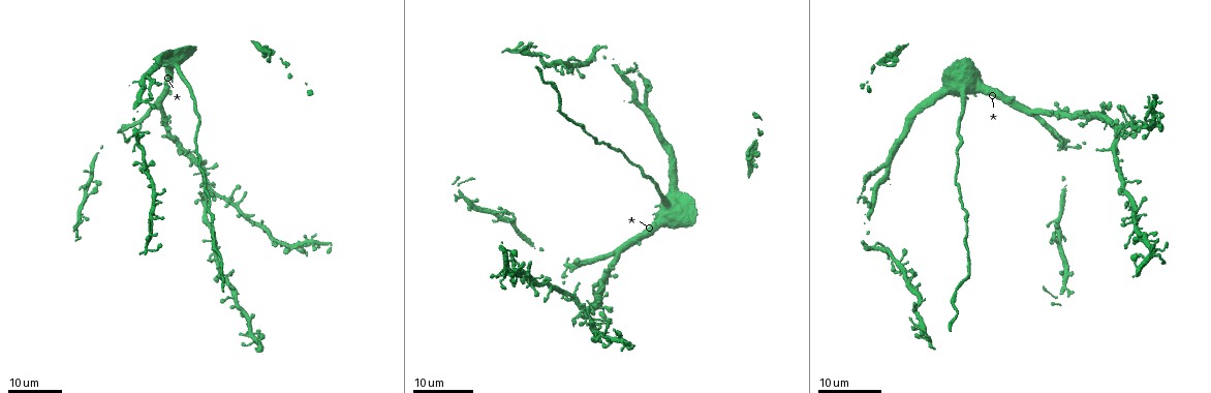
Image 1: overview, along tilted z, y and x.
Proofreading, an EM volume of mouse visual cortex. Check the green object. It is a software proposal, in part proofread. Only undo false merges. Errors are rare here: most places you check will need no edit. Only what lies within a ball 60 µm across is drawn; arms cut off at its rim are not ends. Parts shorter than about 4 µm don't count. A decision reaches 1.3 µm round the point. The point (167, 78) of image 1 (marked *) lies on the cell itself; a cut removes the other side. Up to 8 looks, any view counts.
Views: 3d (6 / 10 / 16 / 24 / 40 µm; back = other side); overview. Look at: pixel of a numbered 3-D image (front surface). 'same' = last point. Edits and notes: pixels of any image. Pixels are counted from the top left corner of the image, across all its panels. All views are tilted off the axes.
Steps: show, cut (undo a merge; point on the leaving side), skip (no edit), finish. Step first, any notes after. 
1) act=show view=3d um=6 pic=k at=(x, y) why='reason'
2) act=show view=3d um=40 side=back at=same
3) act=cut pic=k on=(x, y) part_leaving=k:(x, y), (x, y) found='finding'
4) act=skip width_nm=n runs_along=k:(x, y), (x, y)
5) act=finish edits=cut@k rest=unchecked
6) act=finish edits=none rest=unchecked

act=show view=3d um=24 pic=1 at=(1136, 229) why='four arms meet'

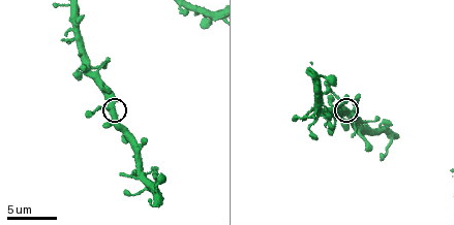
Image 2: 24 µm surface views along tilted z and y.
act=show view=3d um=6 pic=2 at=(110, 109) why='closer look'

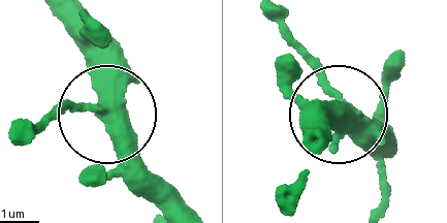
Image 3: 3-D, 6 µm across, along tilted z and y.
act=skip arms=4 runs_along=3:(61, 18), (106, 105), (78, 105), (23, 136) found='one cell here'

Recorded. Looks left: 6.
act=show view=3d um=16 pic=1 at=(955, 182) why='thin neck'

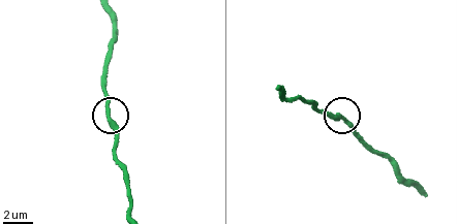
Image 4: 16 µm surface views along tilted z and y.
act=show view=3d um=10 pic=4 at=(108, 111)

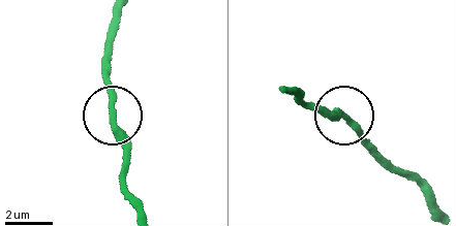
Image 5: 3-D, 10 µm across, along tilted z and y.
act=show view=3d um=6 pic=5 at=(345, 114) why='closer look'

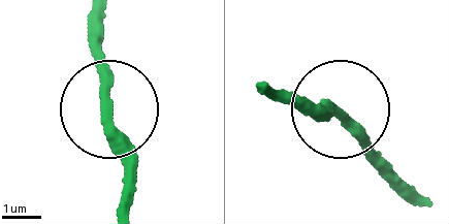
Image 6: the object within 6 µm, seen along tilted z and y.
act=skip runs_along=6:(407, 186), (374, 159), (334, 100), (297, 101) found='continuous, no second cell'

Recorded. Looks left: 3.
act=show view=3d um=16 pic=1 at=(955, 306) why='thick turns thin'

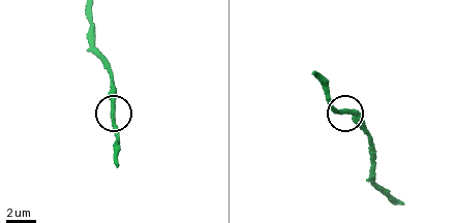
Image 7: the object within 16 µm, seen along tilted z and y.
act=show view=3d um=6 pic=7 at=(345, 109)

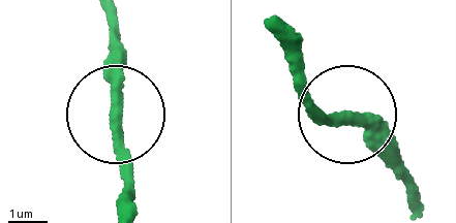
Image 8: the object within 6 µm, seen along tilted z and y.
act=skip width_nm=270 runs_along=8:(406, 195), (362, 120), (323, 115), (302, 97) found='all the same cell'

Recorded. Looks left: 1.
act=finish edits=none rest=unchecked

